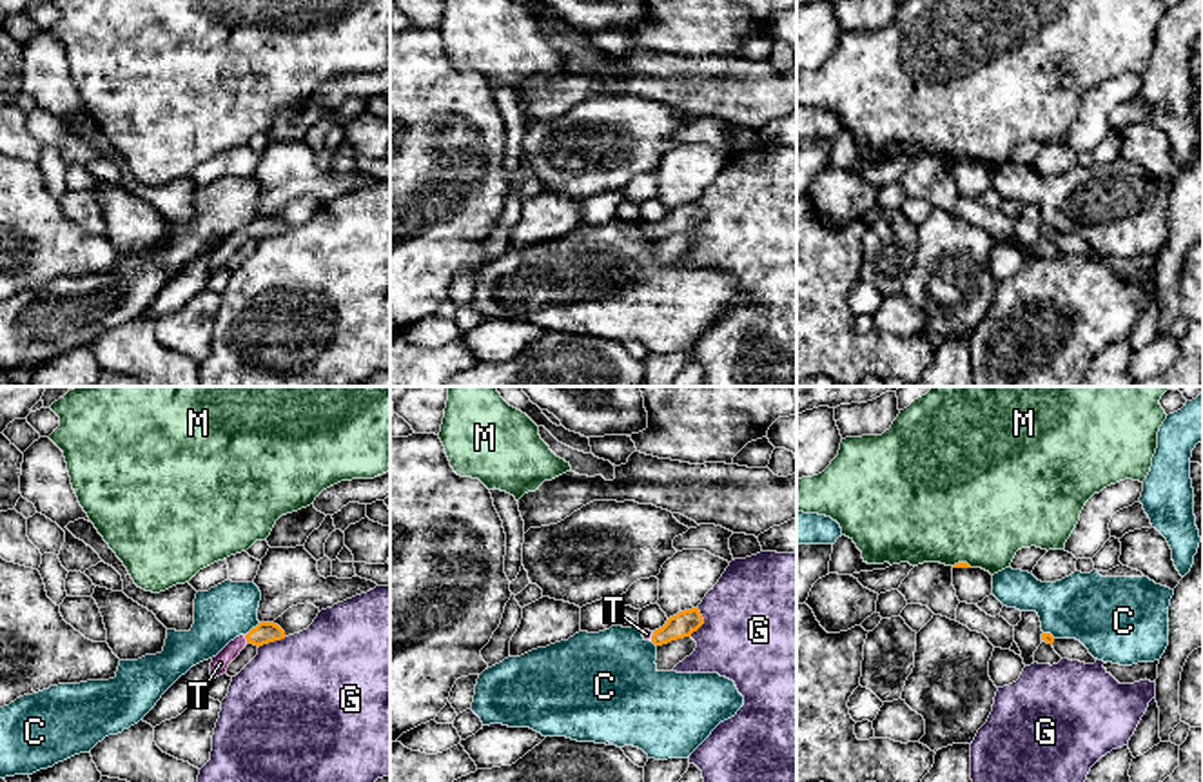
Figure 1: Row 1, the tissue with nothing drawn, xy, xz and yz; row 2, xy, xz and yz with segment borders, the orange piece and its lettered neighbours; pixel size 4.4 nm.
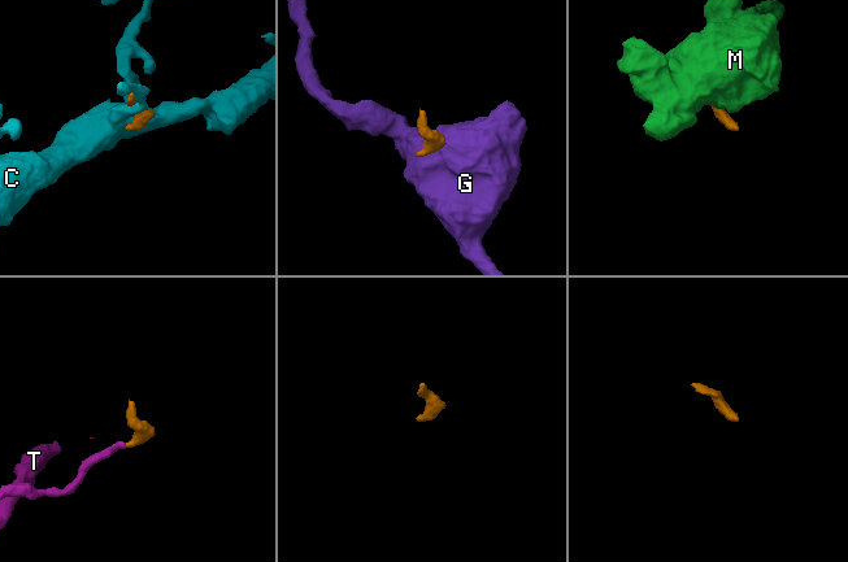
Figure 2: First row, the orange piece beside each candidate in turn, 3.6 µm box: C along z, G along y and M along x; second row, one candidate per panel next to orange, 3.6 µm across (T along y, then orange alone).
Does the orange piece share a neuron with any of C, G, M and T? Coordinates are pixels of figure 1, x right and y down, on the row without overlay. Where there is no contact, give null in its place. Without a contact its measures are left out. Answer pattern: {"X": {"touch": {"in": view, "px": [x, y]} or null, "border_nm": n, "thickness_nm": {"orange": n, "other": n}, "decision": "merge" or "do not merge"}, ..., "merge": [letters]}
{"C": {"touch": {"in": "xy", "px": [253, 222]}, "border_nm": 90, "thickness_nm": {"orange": 100, "other": 240}, "decision": "do not merge"}, "G": {"touch": {"in": "xz", "px": [703, 216]}, "border_nm": 130, "thickness_nm": {"orange": 110, "other": 500}, "decision": "do not merge"}, "M": {"touch": {"in": "yz", "px": [962, 156]}, "border_nm": 90, "thickness_nm": {"orange": 30, "other": 500}, "decision": "do not merge"}, "T": {"touch": {"in": "xy", "px": [245, 231]}, "border_nm": 40, "thickness_nm": {"orange": 100, "other": 80}, "decision": "merge"}, "merge": ["T"]}

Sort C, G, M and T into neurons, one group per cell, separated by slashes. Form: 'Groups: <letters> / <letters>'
Groups: C / G / M / T

